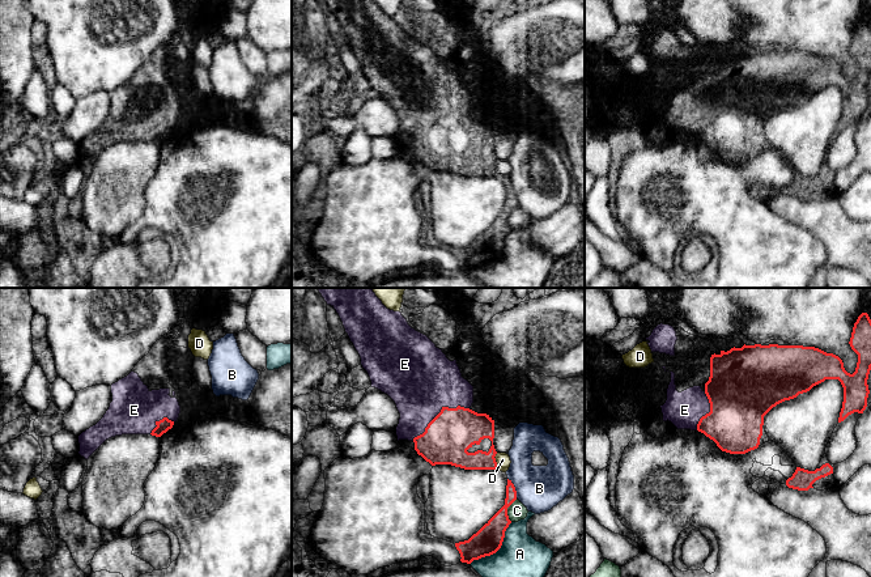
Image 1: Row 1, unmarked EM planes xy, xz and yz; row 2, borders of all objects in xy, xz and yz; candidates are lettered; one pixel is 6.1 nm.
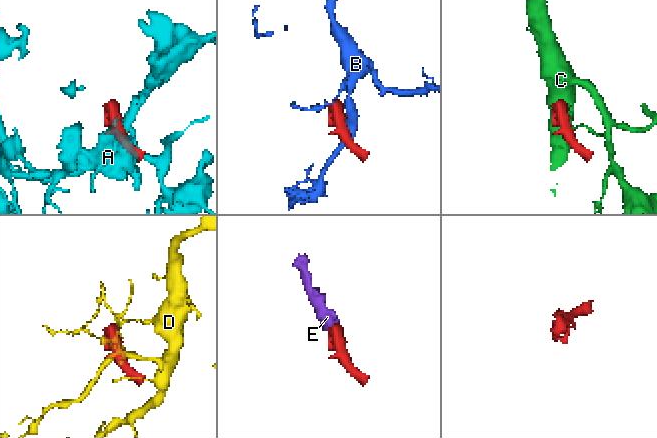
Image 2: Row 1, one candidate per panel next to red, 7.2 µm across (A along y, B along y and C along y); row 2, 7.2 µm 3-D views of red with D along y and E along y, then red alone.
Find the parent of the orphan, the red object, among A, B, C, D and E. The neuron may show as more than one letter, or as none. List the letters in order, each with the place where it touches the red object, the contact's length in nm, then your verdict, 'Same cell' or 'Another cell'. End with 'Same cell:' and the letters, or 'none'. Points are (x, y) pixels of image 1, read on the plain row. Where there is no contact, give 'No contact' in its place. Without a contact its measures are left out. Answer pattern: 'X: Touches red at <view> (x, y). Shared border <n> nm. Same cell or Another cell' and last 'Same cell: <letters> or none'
A: Touches red at xz (497, 257). Shared border 360 nm. Another cell
B: Touches red at xz (514, 195). Shared border 140 nm. Another cell
C: Touches red at xz (506, 217). Shared border 150 nm. Another cell
D: Touches red at xz (495, 168). Shared border 110 nm. Another cell
E: Touches red at xz (440, 119). Shared border 400 nm. Same cell
Same cell: E

